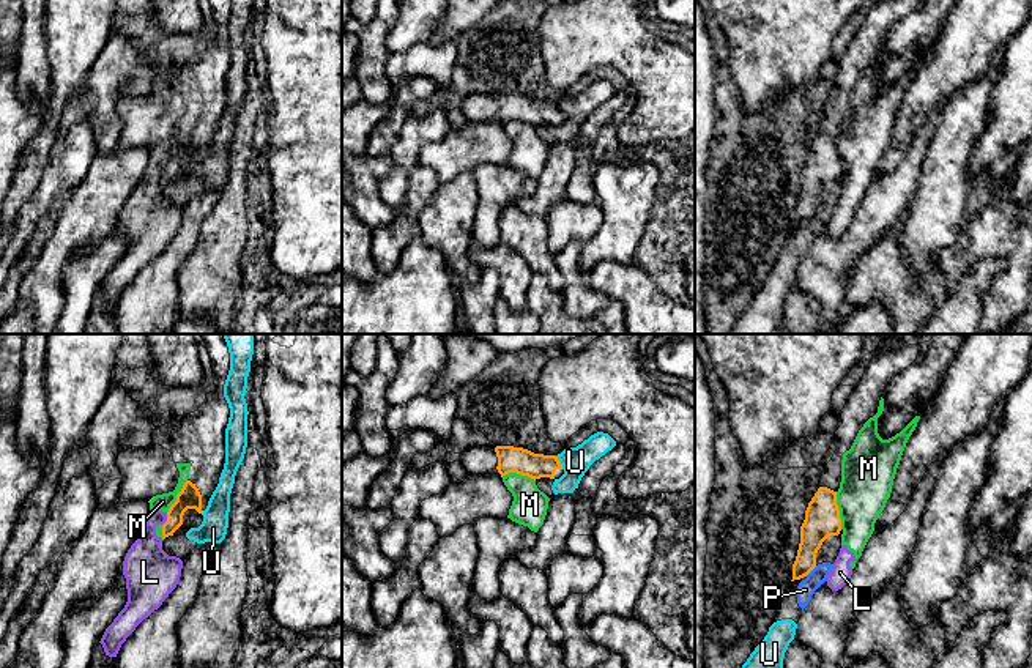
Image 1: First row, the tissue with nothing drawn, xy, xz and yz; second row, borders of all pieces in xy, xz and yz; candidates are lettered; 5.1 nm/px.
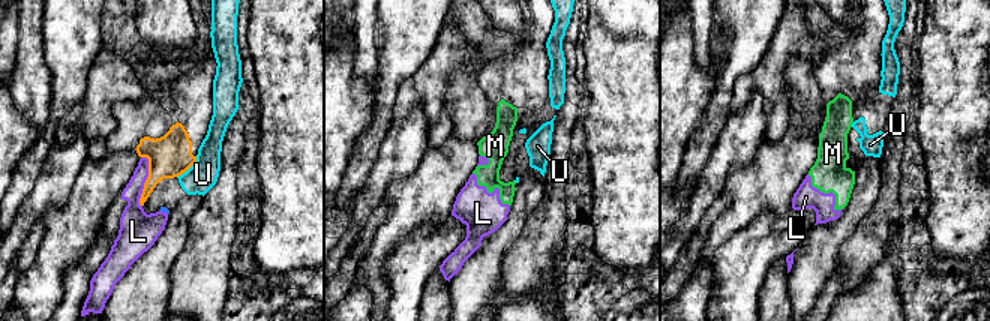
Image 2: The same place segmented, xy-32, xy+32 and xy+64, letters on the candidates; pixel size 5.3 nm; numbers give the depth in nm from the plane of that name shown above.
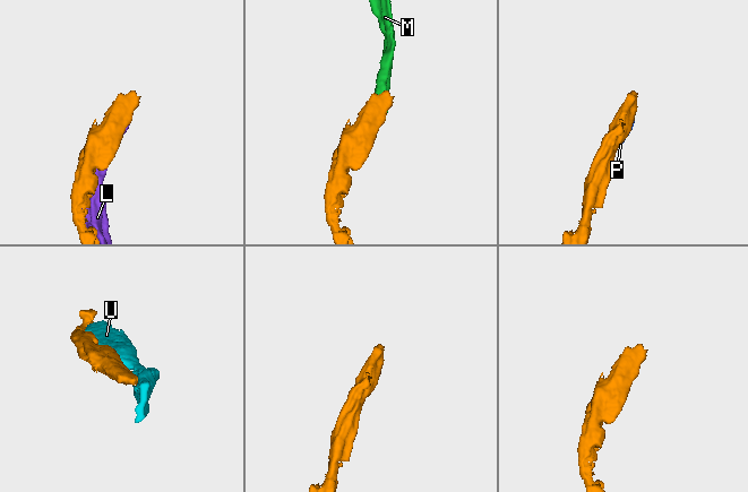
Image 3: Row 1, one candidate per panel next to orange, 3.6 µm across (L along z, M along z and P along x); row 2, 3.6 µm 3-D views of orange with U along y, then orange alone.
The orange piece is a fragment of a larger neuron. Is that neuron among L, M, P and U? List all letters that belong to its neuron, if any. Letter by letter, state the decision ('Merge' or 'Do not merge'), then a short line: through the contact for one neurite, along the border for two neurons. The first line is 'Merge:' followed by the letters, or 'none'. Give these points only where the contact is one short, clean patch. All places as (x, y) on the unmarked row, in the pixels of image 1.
Merge: none
L: Do not merge
M: Do not merge. Line: yz (835, 139), (842, 175)
P: Do not merge. Line: yz (816, 213), (805, 222)
U: Do not merge

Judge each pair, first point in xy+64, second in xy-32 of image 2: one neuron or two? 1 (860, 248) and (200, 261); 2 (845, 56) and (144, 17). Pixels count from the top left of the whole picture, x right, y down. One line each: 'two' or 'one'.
1: one
2: two

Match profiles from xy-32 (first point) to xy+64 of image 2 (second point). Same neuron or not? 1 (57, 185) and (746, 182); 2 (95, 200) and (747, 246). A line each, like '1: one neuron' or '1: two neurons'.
1: two neurons
2: two neurons

